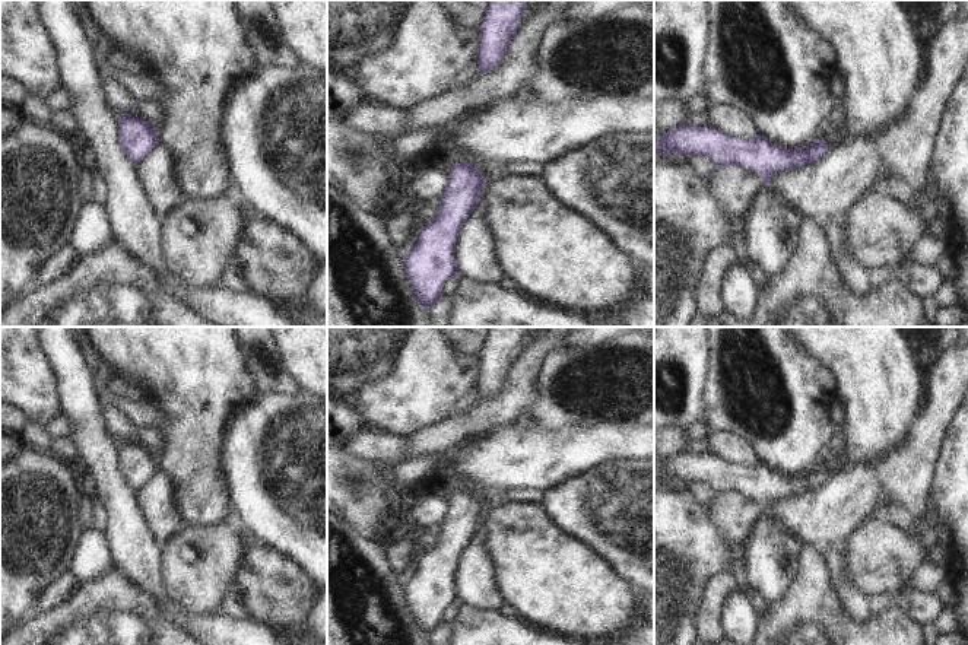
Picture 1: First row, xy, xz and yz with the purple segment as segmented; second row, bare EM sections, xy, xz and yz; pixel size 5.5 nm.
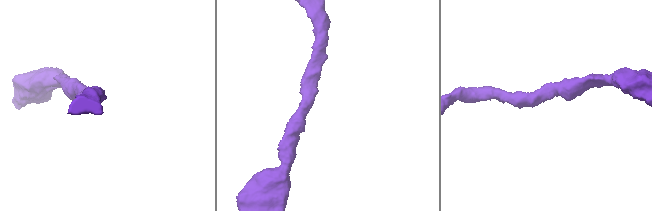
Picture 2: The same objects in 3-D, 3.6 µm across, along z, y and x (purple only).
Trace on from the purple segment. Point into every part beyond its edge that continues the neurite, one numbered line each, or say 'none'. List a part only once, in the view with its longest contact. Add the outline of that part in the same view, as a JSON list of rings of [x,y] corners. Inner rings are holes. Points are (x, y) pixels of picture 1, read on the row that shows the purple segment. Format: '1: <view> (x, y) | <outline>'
none

